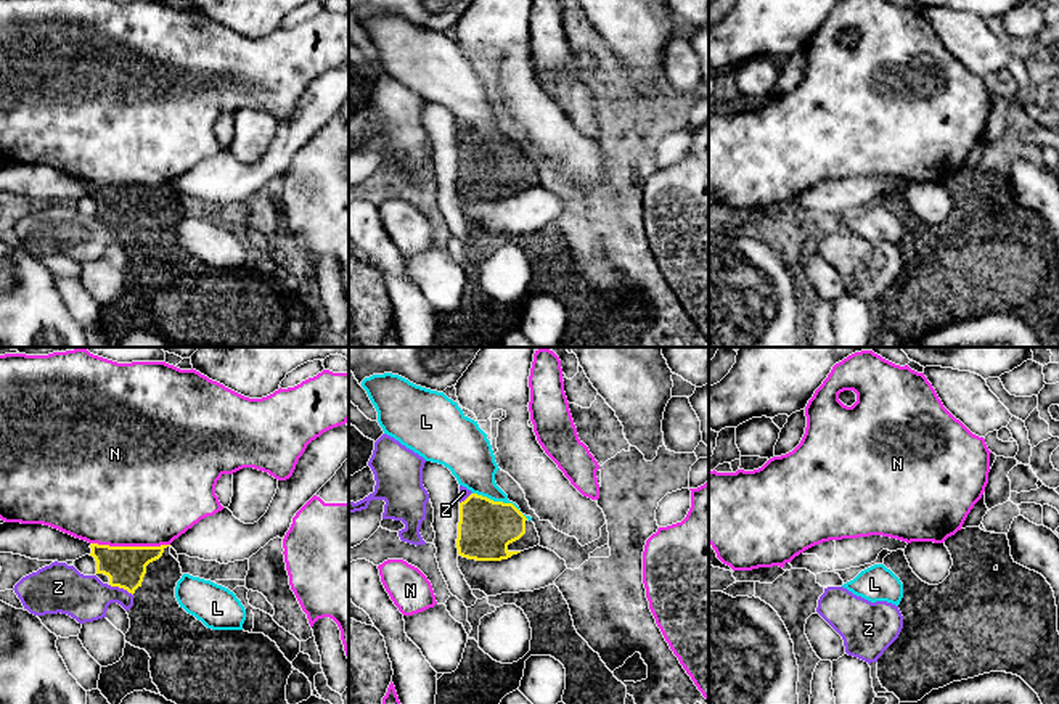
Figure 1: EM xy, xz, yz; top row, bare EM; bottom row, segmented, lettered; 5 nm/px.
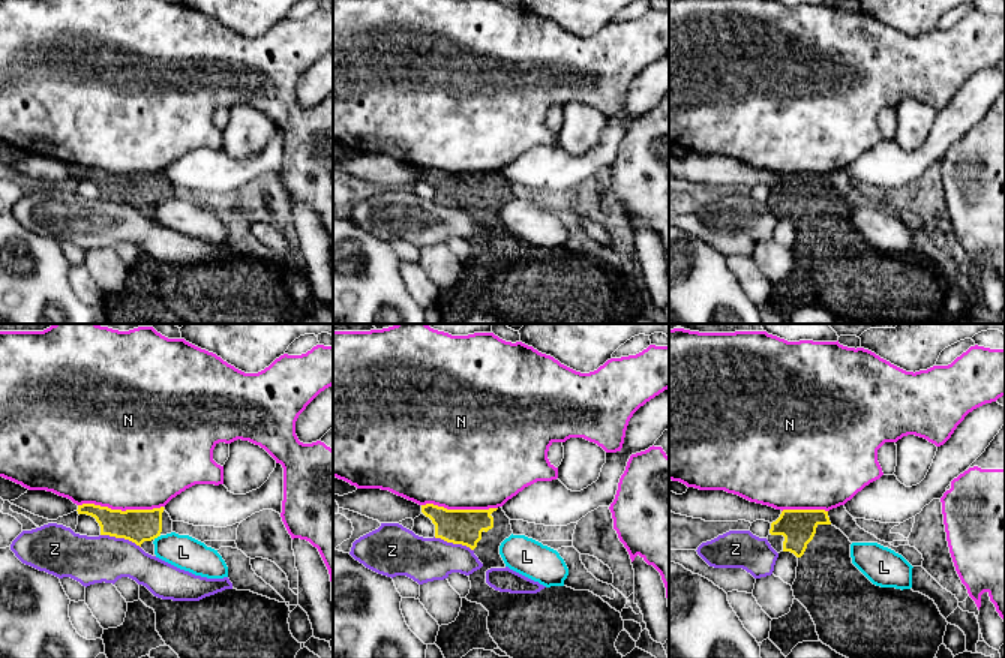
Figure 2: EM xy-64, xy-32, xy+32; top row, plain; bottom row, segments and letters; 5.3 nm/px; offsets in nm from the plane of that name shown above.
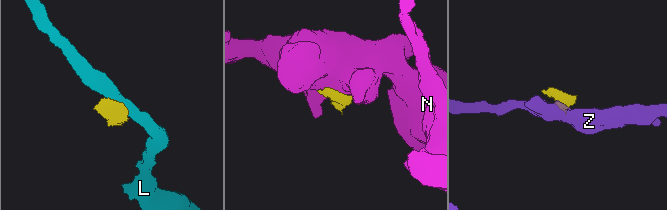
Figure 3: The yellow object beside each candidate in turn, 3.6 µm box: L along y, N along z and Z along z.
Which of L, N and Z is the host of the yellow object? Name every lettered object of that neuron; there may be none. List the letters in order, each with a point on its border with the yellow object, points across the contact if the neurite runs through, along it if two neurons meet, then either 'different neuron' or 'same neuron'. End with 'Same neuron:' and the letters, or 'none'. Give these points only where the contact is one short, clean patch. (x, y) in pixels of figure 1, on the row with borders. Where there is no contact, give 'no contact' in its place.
L: meets yellow in xz at (497, 502); border along xz (473, 492), (494, 500), (510, 502), (519, 511); different neuron
N: meets yellow in xy at (130, 547); different neuron
Z: meets yellow in xy at (121, 587); border along xy (110, 584), (126, 589), (132, 595); different neuron
Same neuron: none

